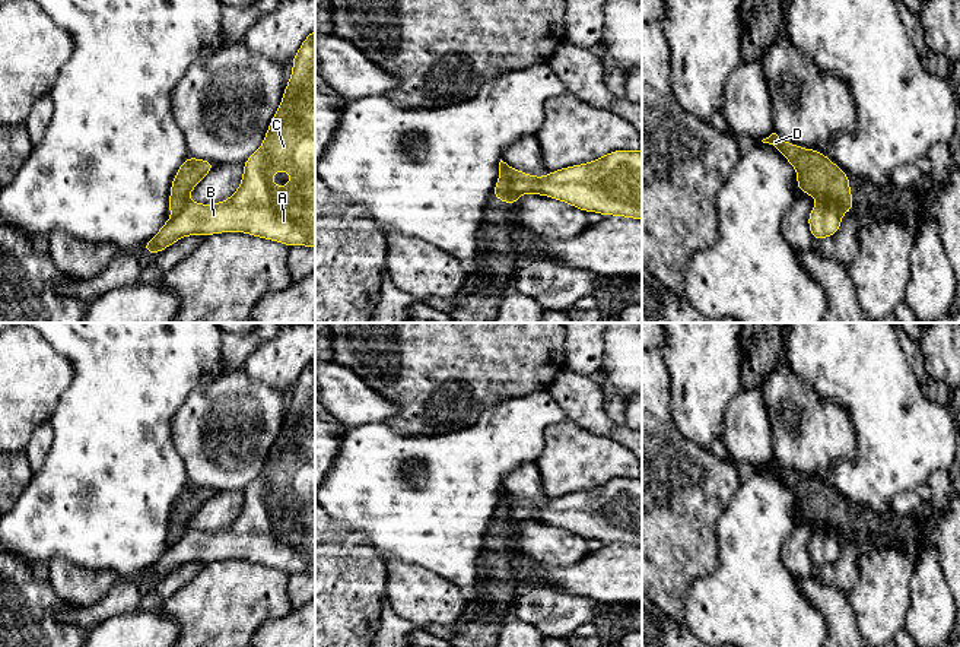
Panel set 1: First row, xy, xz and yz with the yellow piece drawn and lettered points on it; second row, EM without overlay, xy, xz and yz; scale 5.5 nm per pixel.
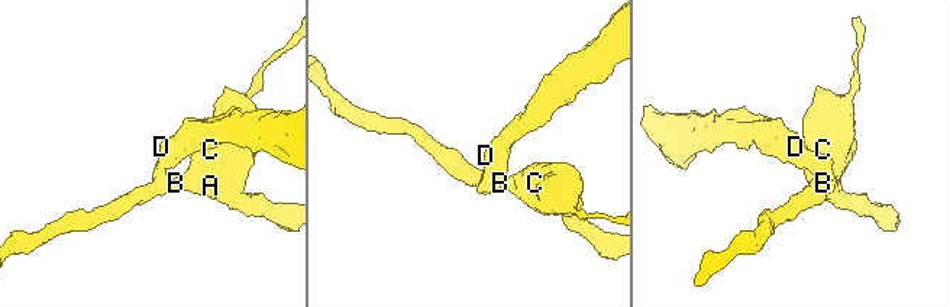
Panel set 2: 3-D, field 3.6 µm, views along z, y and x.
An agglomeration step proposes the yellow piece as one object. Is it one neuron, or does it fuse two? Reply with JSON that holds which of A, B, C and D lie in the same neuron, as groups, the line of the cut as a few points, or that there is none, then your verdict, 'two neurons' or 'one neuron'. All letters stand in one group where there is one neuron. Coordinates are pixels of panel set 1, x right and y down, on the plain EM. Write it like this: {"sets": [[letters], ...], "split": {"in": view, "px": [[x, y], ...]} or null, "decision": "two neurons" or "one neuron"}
{"sets": [["A", "B", "C"], ["D"]], "split": {"in": "xz", "px": [[501, 503], [517, 523]]}, "decision": "two neurons"}

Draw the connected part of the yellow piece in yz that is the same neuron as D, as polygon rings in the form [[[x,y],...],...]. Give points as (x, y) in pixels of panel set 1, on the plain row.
[[[776,460],[762,467],[776,475],[797,497],[797,514],[818,527],[835,533],[840,542],[853,537],[849,504],[826,482],[816,476],[804,476],[782,467]]]

